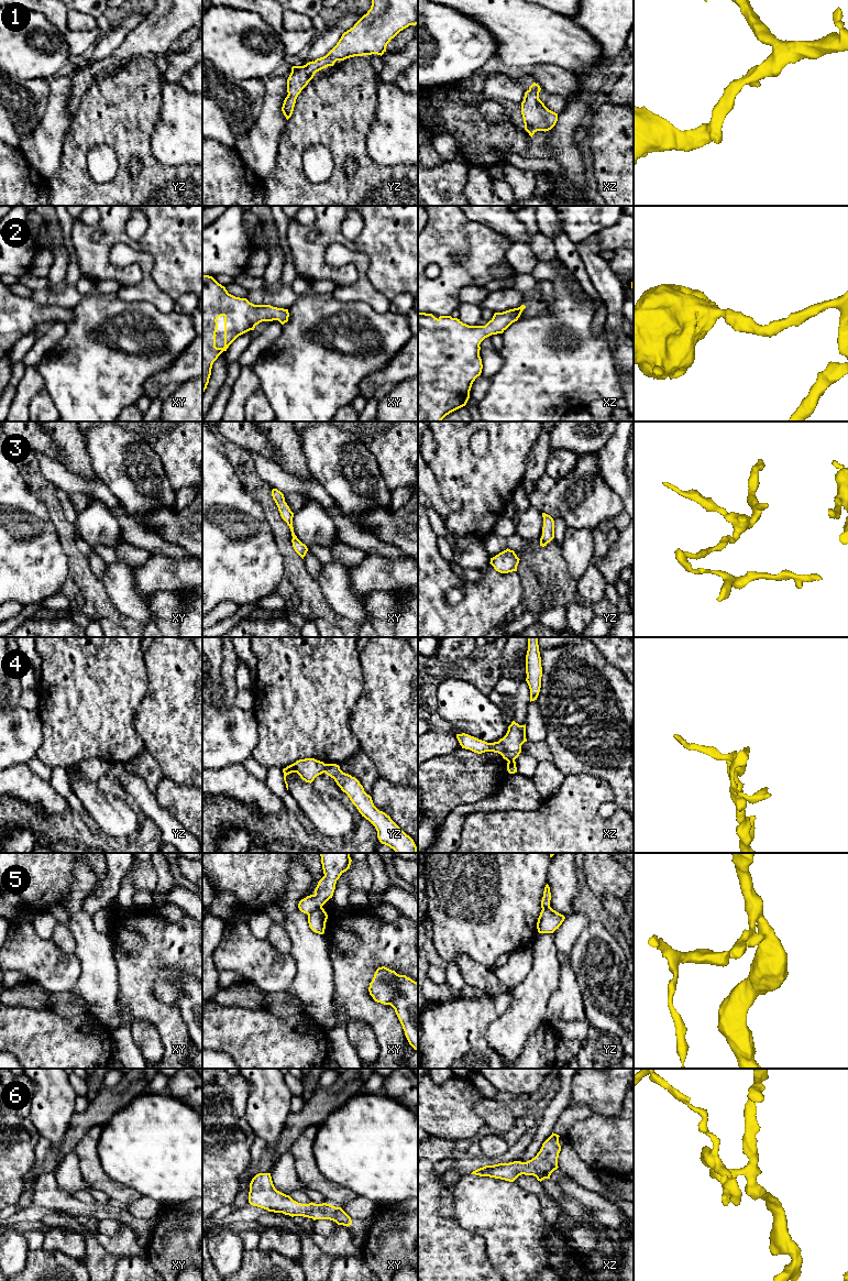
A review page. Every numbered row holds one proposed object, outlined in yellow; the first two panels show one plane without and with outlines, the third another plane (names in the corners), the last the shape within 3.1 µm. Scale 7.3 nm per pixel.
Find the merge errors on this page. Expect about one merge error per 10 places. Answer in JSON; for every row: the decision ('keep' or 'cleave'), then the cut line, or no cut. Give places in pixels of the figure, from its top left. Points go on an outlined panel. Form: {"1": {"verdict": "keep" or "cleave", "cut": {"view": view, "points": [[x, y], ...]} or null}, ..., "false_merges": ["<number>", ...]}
{"1": {"verdict": "keep", "cut": null}, "2": {"verdict": "keep", "cut": null}, "3": {"verdict": "keep", "cut": null}, "4": {"verdict": "cleave", "cut": {"view": "yz", "points": [[326, 764], [323, 772]]}}, "5": {"verdict": "keep", "cut": null}, "6": {"verdict": "keep", "cut": null}, "false_merges": ["4"]}

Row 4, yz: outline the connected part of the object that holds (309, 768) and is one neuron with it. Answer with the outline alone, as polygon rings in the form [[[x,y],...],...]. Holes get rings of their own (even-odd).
[[[315,758],[299,759],[296,763],[287,766],[286,768],[283,769],[284,780],[287,790],[288,790],[288,784],[286,781],[287,775],[291,773],[297,773],[302,780],[311,784],[317,776],[324,773],[324,769],[326,769],[326,764]]]

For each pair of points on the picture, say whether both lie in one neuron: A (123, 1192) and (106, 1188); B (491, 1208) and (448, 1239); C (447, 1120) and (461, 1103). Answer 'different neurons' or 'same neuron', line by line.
A: same neuron
B: different neurons
C: same neuron

